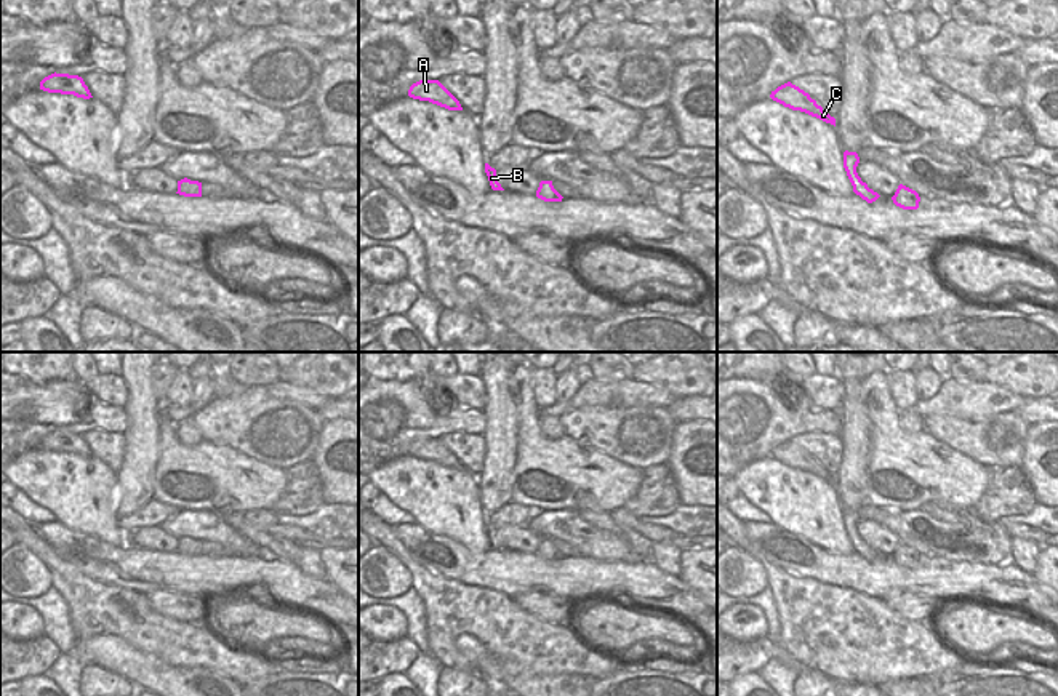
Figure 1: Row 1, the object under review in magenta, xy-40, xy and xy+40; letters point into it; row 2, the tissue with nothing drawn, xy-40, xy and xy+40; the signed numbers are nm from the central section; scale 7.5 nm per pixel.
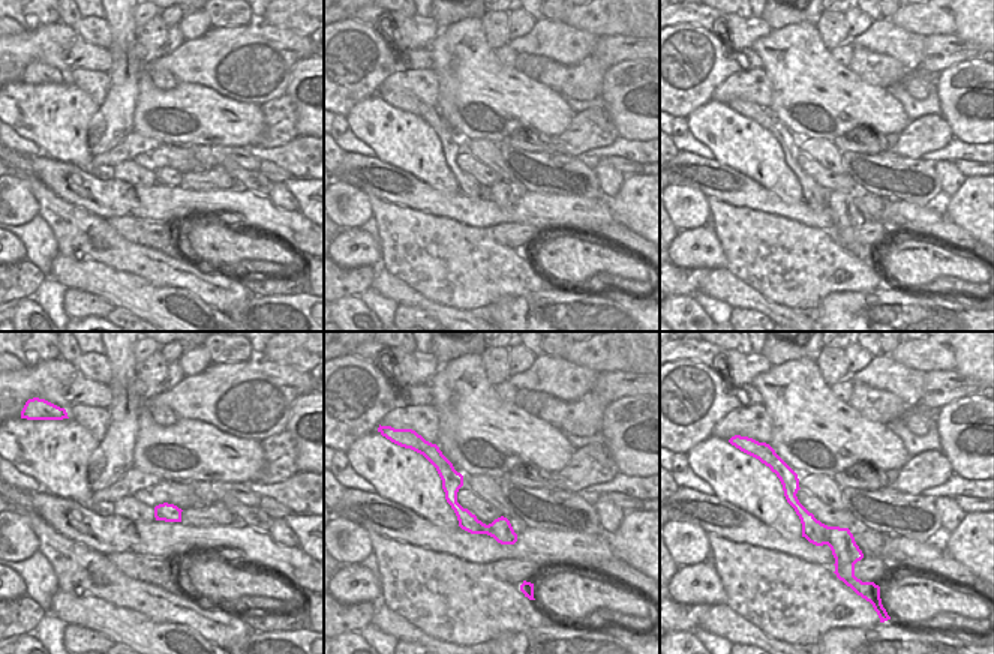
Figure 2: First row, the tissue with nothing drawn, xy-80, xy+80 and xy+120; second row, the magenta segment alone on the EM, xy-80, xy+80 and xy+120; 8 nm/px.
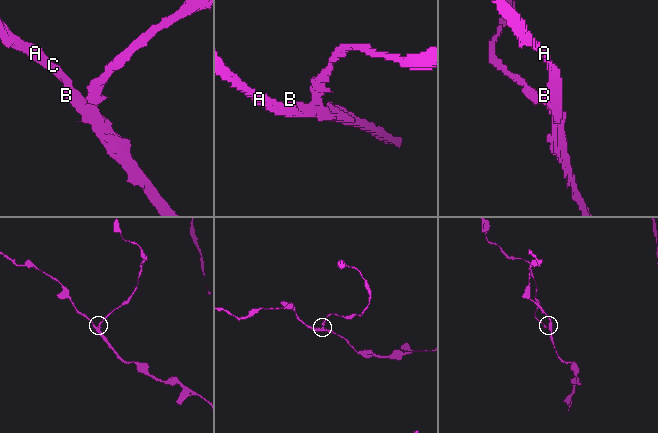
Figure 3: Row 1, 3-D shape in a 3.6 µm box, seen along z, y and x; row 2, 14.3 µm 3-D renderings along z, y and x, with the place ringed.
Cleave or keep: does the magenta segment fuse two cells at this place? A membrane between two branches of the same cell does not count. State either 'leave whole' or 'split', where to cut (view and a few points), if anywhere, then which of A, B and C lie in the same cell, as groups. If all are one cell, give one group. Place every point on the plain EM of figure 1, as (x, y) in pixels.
leave whole | no cut | A B C

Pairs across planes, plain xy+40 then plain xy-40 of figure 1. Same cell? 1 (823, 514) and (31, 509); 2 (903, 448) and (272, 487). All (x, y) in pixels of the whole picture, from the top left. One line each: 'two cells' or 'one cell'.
1: two cells
2: one cell

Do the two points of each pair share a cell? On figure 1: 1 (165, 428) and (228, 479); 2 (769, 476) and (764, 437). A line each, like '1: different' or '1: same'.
1: same
2: different

